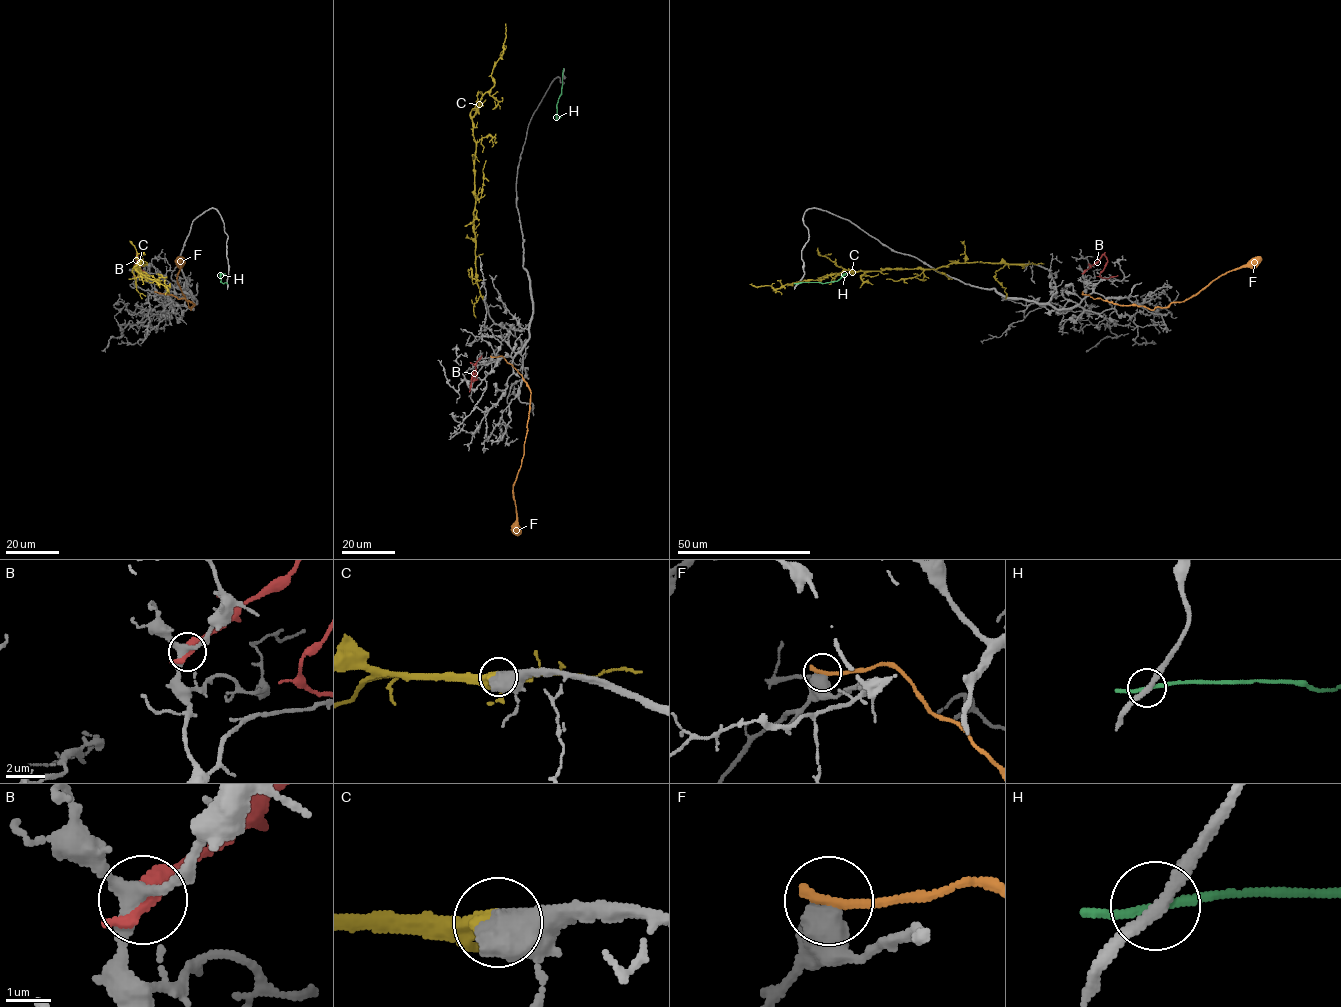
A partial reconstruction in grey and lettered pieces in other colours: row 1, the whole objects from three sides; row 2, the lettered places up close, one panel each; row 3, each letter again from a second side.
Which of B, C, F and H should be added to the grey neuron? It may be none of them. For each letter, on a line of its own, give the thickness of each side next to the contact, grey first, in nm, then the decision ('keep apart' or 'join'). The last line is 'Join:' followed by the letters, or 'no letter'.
B: 300 nm thick on the grey side, 500 nm on the other; keep apart
C: 650 nm thick on the grey side, 440 nm on the other; join
F: 600 nm thick on the grey side, 240 nm on the other; keep apart
H: 240 nm thick on the grey side, 160 nm on the other; keep apart
Join: C

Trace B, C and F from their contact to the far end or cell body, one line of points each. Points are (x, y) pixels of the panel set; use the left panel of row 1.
B: (144, 272), (137, 255), (140, 273), (135, 278), (133, 275)
C: (147, 264), (139, 262), (140, 271), (137, 271), (158, 280), (155, 281), (167, 288), (169, 284)
F: (156, 292), (188, 300), (194, 305), (191, 310), (177, 281), (181, 258)

